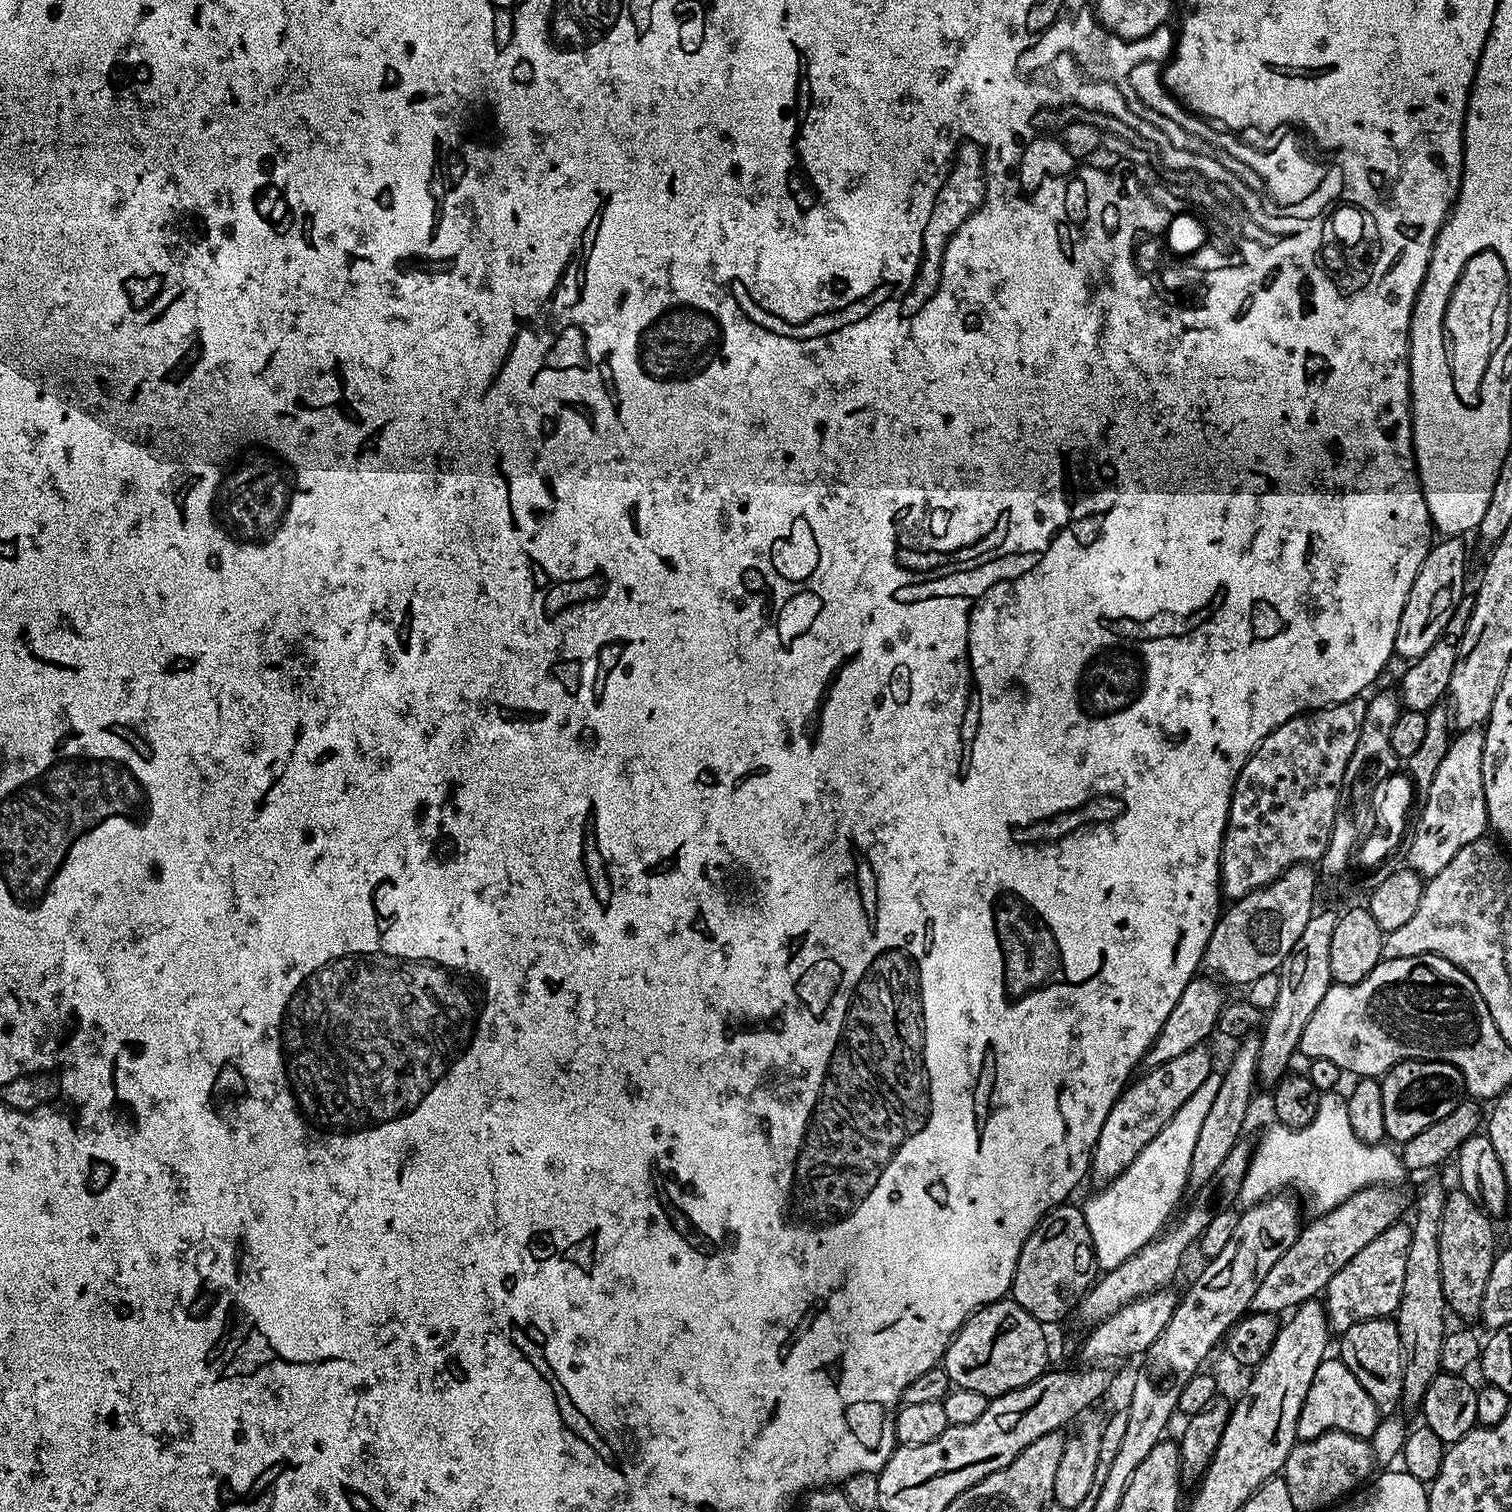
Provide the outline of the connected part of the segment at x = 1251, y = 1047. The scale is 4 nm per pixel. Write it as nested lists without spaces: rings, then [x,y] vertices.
[[[1256,1034],[1245,1036],[1239,1041],[1237,1053],[1222,1072],[1222,1086],[1218,1086],[1218,1094],[1202,1121],[1202,1130],[1198,1133],[1198,1142],[1194,1145],[1194,1155],[1190,1158],[1190,1174],[1188,1188],[1195,1190],[1211,1178],[1214,1170],[1222,1166],[1226,1154],[1230,1154],[1237,1140],[1245,1135],[1244,1123],[1248,1120],[1248,1103],[1252,1100],[1252,1091],[1258,1085],[1258,1054],[1260,1039]]]

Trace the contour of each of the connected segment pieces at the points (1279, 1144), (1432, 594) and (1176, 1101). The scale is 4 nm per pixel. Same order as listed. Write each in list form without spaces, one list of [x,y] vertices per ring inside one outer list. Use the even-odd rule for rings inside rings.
[[[1333,1090],[1321,1095],[1318,1102],[1318,1114],[1310,1126],[1301,1128],[1284,1127],[1271,1123],[1259,1142],[1259,1148],[1276,1148],[1272,1152],[1272,1180],[1249,1178],[1242,1182],[1239,1199],[1251,1206],[1259,1200],[1279,1193],[1287,1184],[1301,1188],[1308,1195],[1308,1200],[1323,1214],[1334,1210],[1346,1198],[1358,1190],[1377,1186],[1396,1186],[1406,1176],[1406,1169],[1400,1161],[1400,1153],[1387,1143],[1364,1144],[1350,1127],[1348,1101],[1339,1091]],[[1392,1147],[1392,1148],[1387,1148]]]
[[[1444,538],[1433,543],[1428,549],[1426,558],[1414,578],[1414,586],[1410,586],[1406,606],[1398,622],[1395,655],[1401,656],[1404,662],[1422,658],[1422,654],[1426,654],[1426,650],[1430,650],[1430,646],[1438,642],[1442,630],[1446,630],[1446,622],[1450,622],[1458,602],[1465,596],[1464,559],[1467,558],[1468,552],[1464,549],[1464,542],[1460,538]]]
[[[1205,1046],[1192,1047],[1186,1054],[1180,1054],[1172,1058],[1170,1062],[1164,1062],[1160,1066],[1145,1071],[1146,1076],[1139,1076],[1121,1093],[1106,1122],[1102,1124],[1096,1149],[1092,1151],[1090,1165],[1090,1180],[1096,1186],[1103,1186],[1125,1172],[1142,1154],[1142,1150],[1158,1133],[1164,1129],[1166,1122],[1178,1112],[1178,1110],[1202,1086],[1206,1078],[1214,1070],[1214,1061],[1211,1051]]]

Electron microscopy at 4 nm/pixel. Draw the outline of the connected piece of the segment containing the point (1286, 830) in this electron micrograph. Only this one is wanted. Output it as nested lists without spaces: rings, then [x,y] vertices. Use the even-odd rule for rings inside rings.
[[[1363,695],[1350,698],[1341,704],[1334,704],[1331,708],[1318,708],[1314,712],[1306,712],[1288,720],[1278,726],[1268,737],[1256,747],[1252,757],[1242,766],[1232,791],[1232,801],[1228,811],[1228,824],[1224,827],[1224,841],[1220,851],[1220,890],[1225,901],[1241,900],[1246,894],[1264,888],[1274,882],[1287,868],[1295,864],[1312,864],[1324,857],[1326,846],[1330,842],[1330,834],[1334,826],[1334,814],[1338,806],[1338,794],[1342,790],[1342,778],[1346,774],[1346,762],[1350,762],[1350,754],[1354,754],[1354,746],[1358,746],[1358,734],[1362,730],[1362,718],[1366,718],[1368,700]]]

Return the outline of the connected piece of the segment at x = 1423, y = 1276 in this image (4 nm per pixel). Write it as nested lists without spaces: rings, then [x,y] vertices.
[[[1428,1180],[1416,1192],[1416,1221],[1411,1221],[1412,1237],[1410,1238],[1410,1250],[1406,1250],[1406,1278],[1402,1286],[1402,1298],[1400,1306],[1394,1313],[1394,1323],[1400,1335],[1400,1355],[1404,1358],[1404,1373],[1402,1374],[1402,1404],[1406,1409],[1419,1409],[1424,1402],[1424,1395],[1430,1386],[1430,1382],[1441,1371],[1440,1355],[1442,1354],[1442,1342],[1446,1335],[1444,1328],[1444,1291],[1442,1290],[1442,1258],[1438,1258],[1440,1249],[1440,1223],[1442,1222],[1442,1210],[1448,1197],[1449,1189],[1443,1188],[1436,1180]]]

